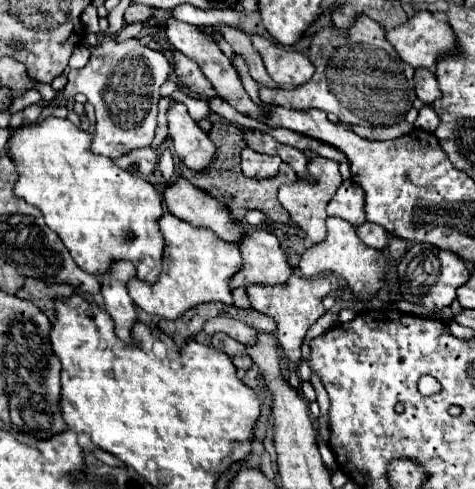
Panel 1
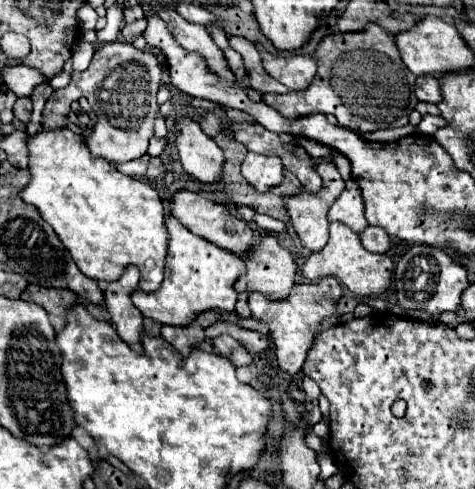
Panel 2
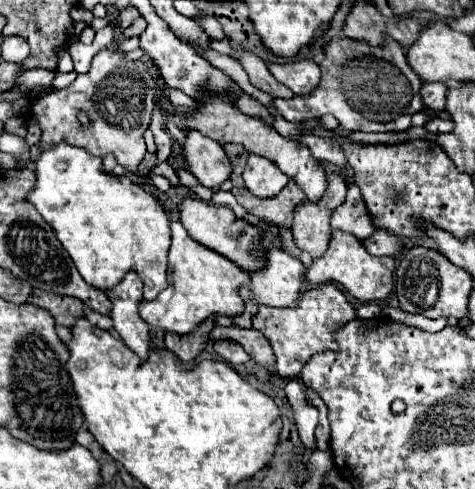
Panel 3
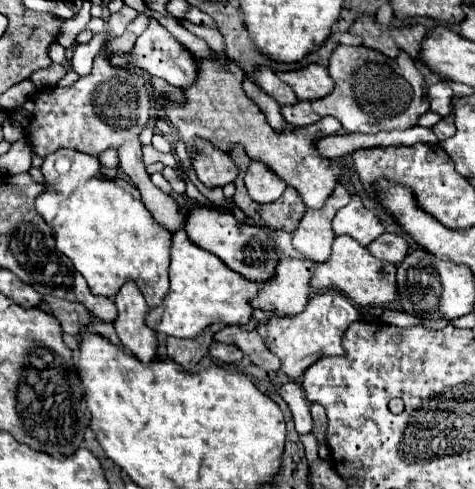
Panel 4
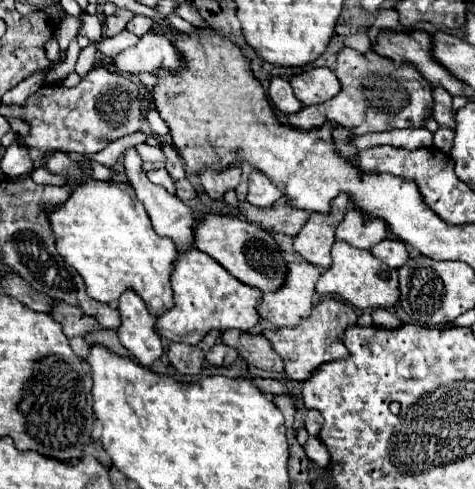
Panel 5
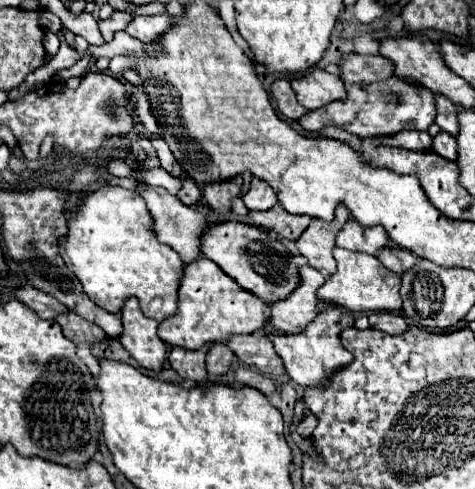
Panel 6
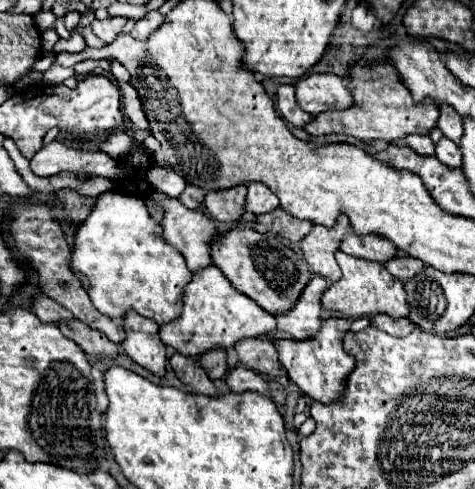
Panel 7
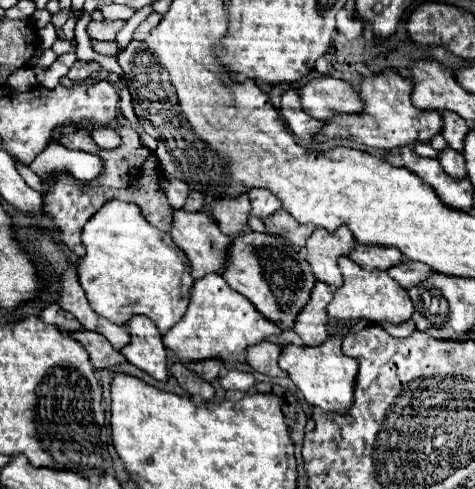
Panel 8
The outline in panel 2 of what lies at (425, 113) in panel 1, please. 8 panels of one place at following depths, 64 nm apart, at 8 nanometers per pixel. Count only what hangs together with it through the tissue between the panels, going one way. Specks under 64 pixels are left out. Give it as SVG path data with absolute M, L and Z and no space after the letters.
M424 116L422 122L418 124L418 130L422 134L434 134L438 128L444 128L446 126L446 120L442 116Z

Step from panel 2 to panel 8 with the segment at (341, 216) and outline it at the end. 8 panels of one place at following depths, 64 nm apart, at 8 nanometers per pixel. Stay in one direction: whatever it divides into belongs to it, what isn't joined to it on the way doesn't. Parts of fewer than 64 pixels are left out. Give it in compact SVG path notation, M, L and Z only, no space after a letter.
M356 244L356 248L350 252L350 258L364 270L390 270L404 260L396 248L368 248L362 244Z

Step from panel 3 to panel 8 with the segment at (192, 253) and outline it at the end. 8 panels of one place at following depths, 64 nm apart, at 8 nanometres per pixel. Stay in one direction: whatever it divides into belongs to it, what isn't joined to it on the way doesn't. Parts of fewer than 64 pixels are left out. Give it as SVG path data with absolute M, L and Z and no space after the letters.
M208 274L204 280L194 282L192 298L184 318L162 336L164 346L174 350L182 362L200 362L200 360L236 360L246 362L246 350L254 344L260 344L268 336L280 334L280 328L270 320L264 320L248 298L240 296L228 286L220 274Z

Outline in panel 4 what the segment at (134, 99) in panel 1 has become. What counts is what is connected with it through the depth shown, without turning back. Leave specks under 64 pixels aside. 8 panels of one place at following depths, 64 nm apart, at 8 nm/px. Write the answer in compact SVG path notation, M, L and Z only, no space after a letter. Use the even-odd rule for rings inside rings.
M98 54L92 72L80 78L74 86L42 88L28 102L6 112L14 122L24 126L24 132L32 142L32 150L42 158L60 148L70 148L90 156L98 156L106 148L116 148L120 156L120 168L138 188L144 206L152 212L154 220L164 230L174 234L184 228L186 214L170 194L164 194L152 184L142 162L142 144L138 140L138 134L150 120L152 86L150 80L142 78L140 74L140 70L132 68L114 68L106 54ZM24 118L28 120L28 124L24 124Z

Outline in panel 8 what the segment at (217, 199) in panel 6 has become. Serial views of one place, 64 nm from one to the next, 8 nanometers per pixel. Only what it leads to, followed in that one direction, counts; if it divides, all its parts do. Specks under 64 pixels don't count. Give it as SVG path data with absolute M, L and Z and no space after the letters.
M248 194L238 196L236 200L214 200L212 202L212 216L220 224L220 230L226 236L240 236L248 230L250 218L250 200Z

